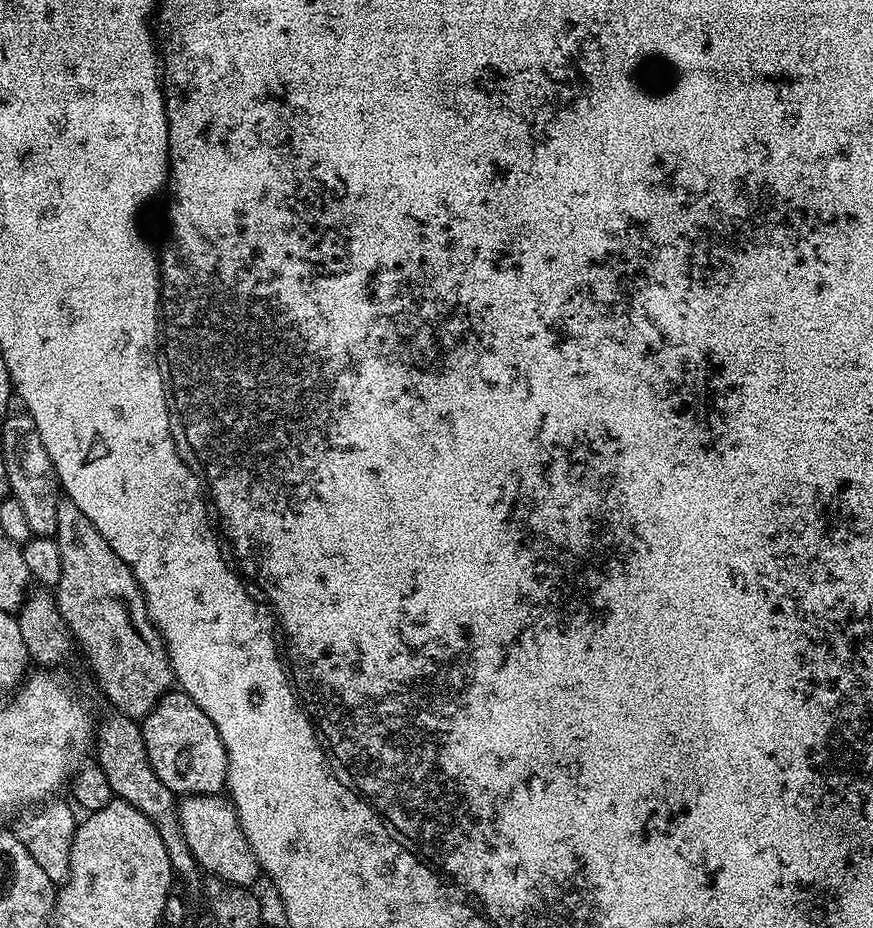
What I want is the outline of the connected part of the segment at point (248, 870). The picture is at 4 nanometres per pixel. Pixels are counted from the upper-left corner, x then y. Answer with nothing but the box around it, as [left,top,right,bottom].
[179,795,261,886]

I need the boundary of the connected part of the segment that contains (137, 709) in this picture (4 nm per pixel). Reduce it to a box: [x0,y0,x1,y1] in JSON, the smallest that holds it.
[54,498,174,722]

